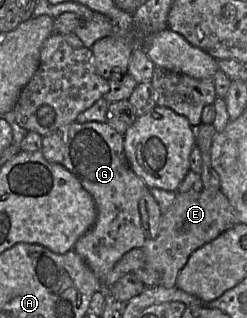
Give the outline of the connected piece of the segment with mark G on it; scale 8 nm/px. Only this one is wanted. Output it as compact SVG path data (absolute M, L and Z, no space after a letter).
M107 122L71 123L43 136L41 151L45 159L63 165L92 195L97 218L74 246L101 283L124 254L142 248L146 235L139 211L140 198L148 192L145 182L132 170L124 152L124 137Z

